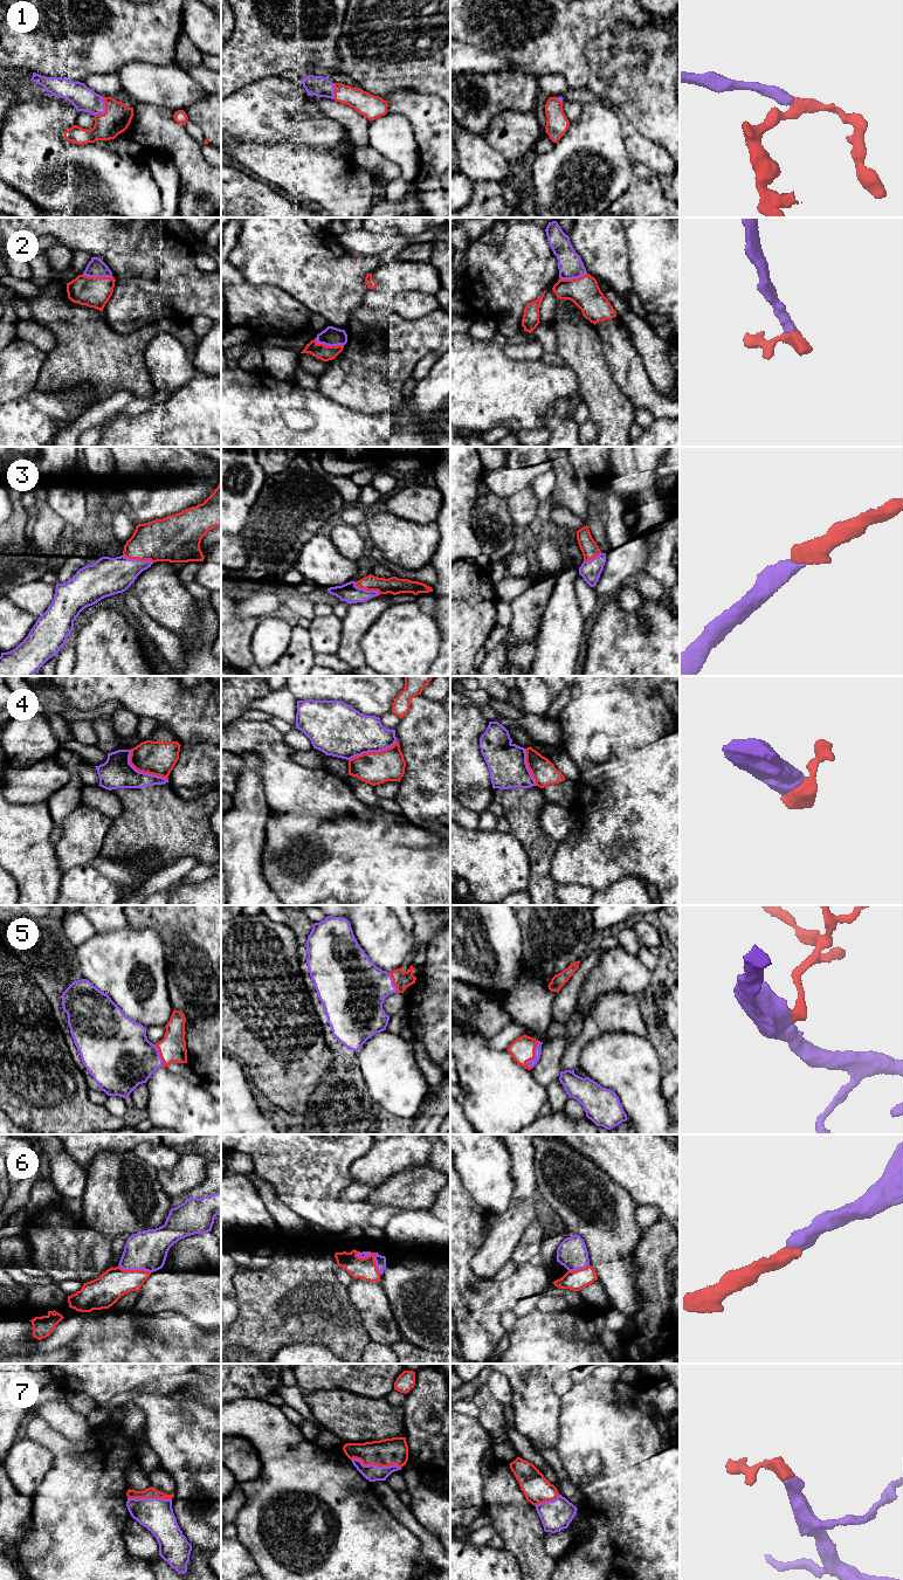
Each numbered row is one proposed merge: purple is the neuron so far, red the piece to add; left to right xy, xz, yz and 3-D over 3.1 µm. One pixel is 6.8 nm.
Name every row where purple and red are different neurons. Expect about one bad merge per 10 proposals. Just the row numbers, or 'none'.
4

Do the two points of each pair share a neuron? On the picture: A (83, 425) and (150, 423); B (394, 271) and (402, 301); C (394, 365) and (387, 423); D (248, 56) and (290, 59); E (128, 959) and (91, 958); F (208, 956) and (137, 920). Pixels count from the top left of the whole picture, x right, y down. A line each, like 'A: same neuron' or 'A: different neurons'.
A: different neurons
B: different neurons
C: different neurons
D: same neuron
E: same neuron
F: same neuron

